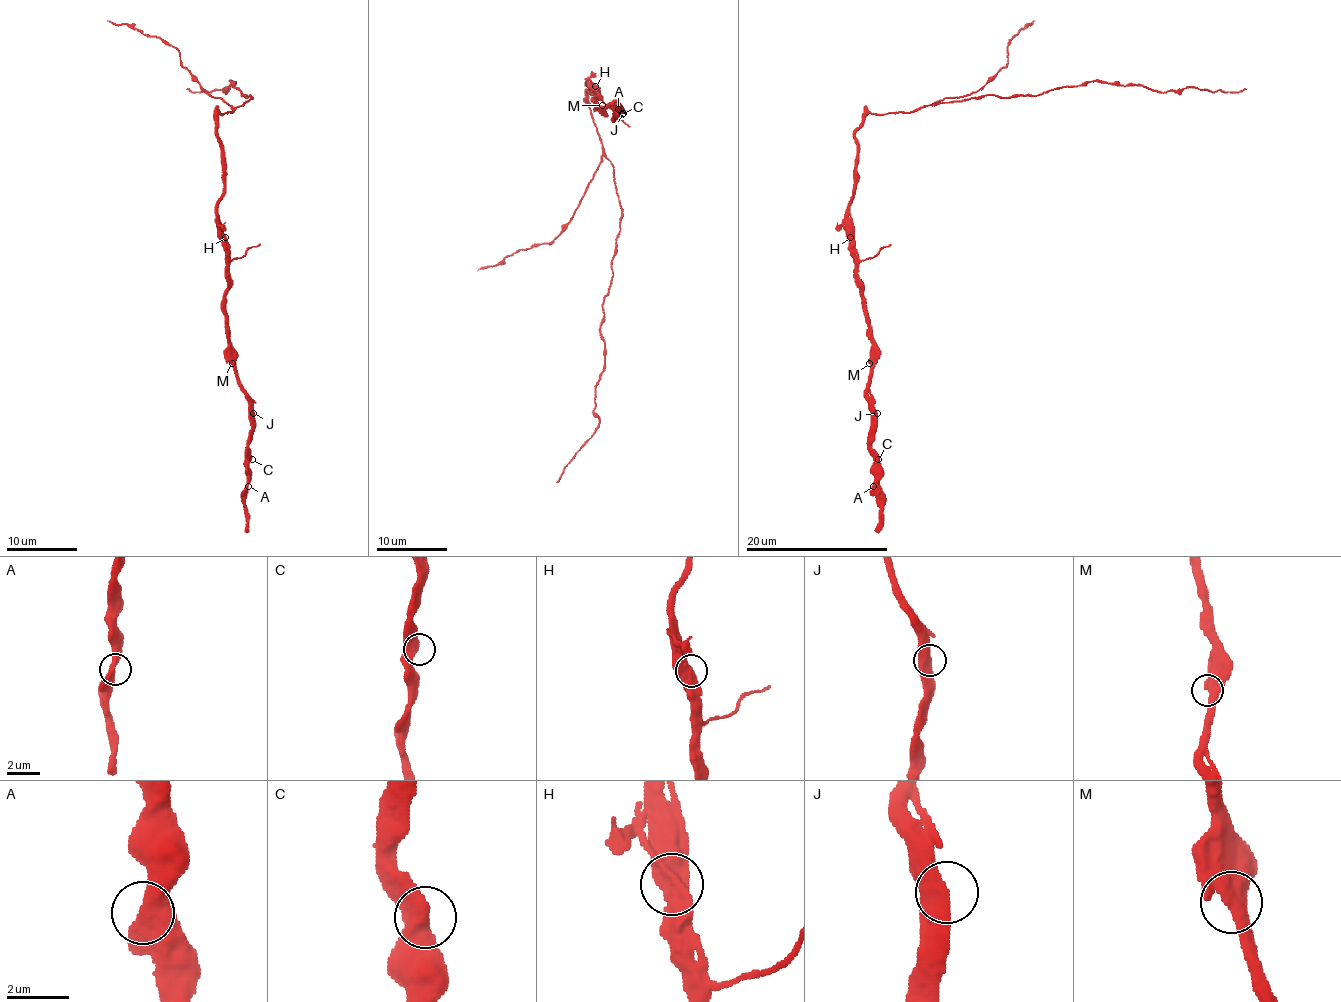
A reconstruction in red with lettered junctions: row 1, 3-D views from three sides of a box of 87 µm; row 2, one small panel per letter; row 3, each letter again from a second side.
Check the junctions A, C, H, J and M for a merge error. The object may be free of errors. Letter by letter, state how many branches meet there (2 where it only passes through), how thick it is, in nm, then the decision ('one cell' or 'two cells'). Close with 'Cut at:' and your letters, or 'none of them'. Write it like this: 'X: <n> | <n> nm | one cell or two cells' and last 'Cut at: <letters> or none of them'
A: 2 | 500 nm | one cell
C: 2 | 500 nm | one cell
H: 2 | 550 nm | two cells
J: 2 | 550 nm | one cell
M: 2 | 500 nm | one cell
Cut at: H

